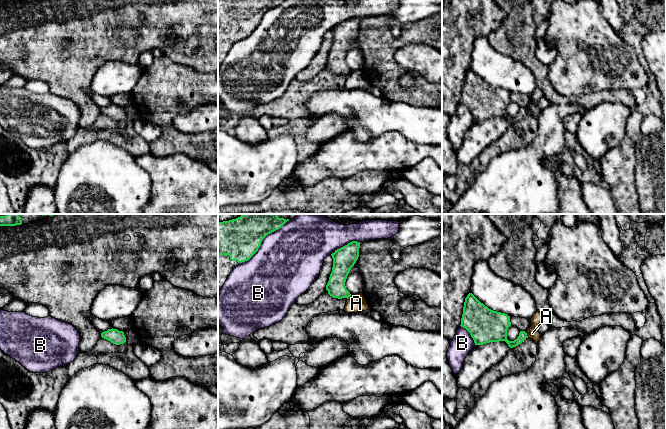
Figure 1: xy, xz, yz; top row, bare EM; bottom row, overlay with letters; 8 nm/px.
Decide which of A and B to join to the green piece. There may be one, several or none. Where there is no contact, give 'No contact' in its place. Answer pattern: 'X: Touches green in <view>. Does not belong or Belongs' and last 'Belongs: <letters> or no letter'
A: Touches green in yz. Does not belong
B: Touches green in xz. Does not belong
Belongs: no letter

